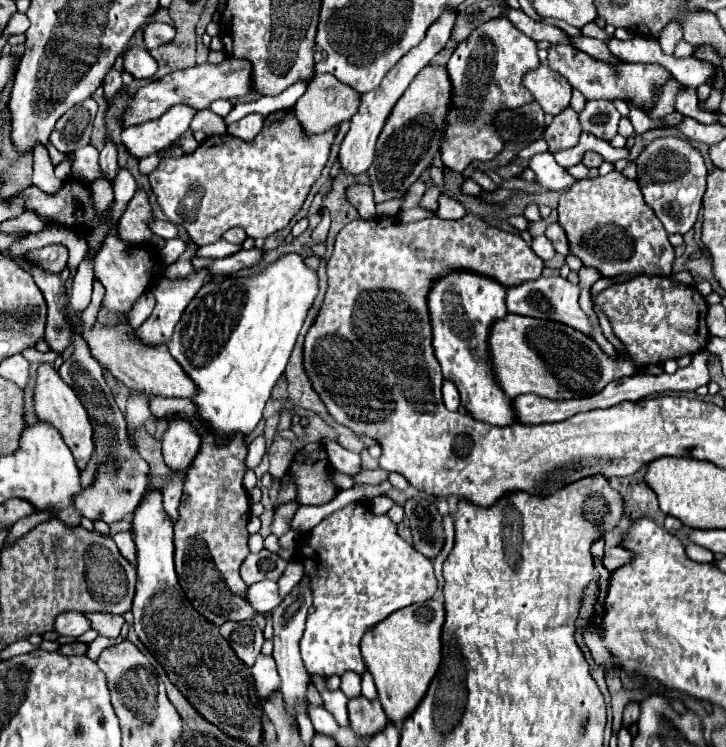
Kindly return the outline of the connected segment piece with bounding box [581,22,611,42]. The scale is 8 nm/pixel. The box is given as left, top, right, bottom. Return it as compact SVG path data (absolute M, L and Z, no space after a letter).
M590 22L586 24L581 29L582 35L592 38L597 38L599 40L603 40L604 42L611 38L610 35L606 33L606 31L599 26L597 26L594 22Z

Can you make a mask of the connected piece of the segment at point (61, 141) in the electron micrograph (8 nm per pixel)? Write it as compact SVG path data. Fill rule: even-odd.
M93 98L83 100L83 104L75 104L71 112L65 112L63 118L57 120L49 140L63 154L87 146L93 132L95 116L97 116L97 102Z

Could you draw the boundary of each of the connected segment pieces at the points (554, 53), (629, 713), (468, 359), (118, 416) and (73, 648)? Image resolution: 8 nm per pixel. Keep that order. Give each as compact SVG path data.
M553 44L549 46L549 66L567 78L567 82L579 90L587 100L613 100L613 98L629 98L635 106L647 108L653 104L653 86L659 86L667 80L667 70L659 64L625 64L621 62L619 68L613 68L605 62L595 60L593 56L579 52L573 46Z
M629 702L625 706L625 714L623 714L623 726L631 726L633 722L637 722L639 718L639 704L637 702Z
M451 270L431 286L427 294L427 308L433 328L433 348L435 356L443 368L445 380L451 380L461 392L461 404L469 410L475 420L509 426L513 424L511 398L507 398L491 374L487 336L495 320L507 316L505 290L503 284L475 272Z
M81 332L73 334L71 340L73 340L75 352L71 354L71 358L67 358L63 362L63 366L59 368L59 376L75 390L75 394L79 396L81 404L85 406L85 410L91 418L93 440L95 440L95 456L99 460L93 484L83 488L79 492L79 496L75 496L73 508L79 514L87 516L89 520L101 518L103 522L113 524L113 522L119 522L119 520L127 520L133 514L133 510L137 508L143 492L147 490L149 464L141 458L141 454L135 448L131 448L125 416L119 410L119 406L115 404L115 398L113 398L105 378L103 378L101 366L91 356L87 342L83 340Z
M75 640L75 642L71 642L71 644L63 644L63 648L61 648L59 652L61 652L61 654L67 654L67 656L81 656L81 654L87 652L87 646L89 646L89 644L83 644L83 642Z

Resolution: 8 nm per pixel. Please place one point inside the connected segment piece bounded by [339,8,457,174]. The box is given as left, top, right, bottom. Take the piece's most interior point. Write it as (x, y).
(357, 153)

